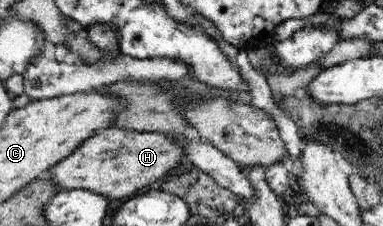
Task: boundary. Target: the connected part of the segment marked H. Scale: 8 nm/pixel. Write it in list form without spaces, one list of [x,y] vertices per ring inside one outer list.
[[[115,126],[97,131],[69,157],[53,166],[46,176],[56,181],[59,191],[88,188],[89,191],[103,192],[110,199],[122,198],[141,187],[159,184],[167,173],[183,163],[183,152],[185,149],[181,151],[181,147],[173,145],[161,132],[137,133]]]

